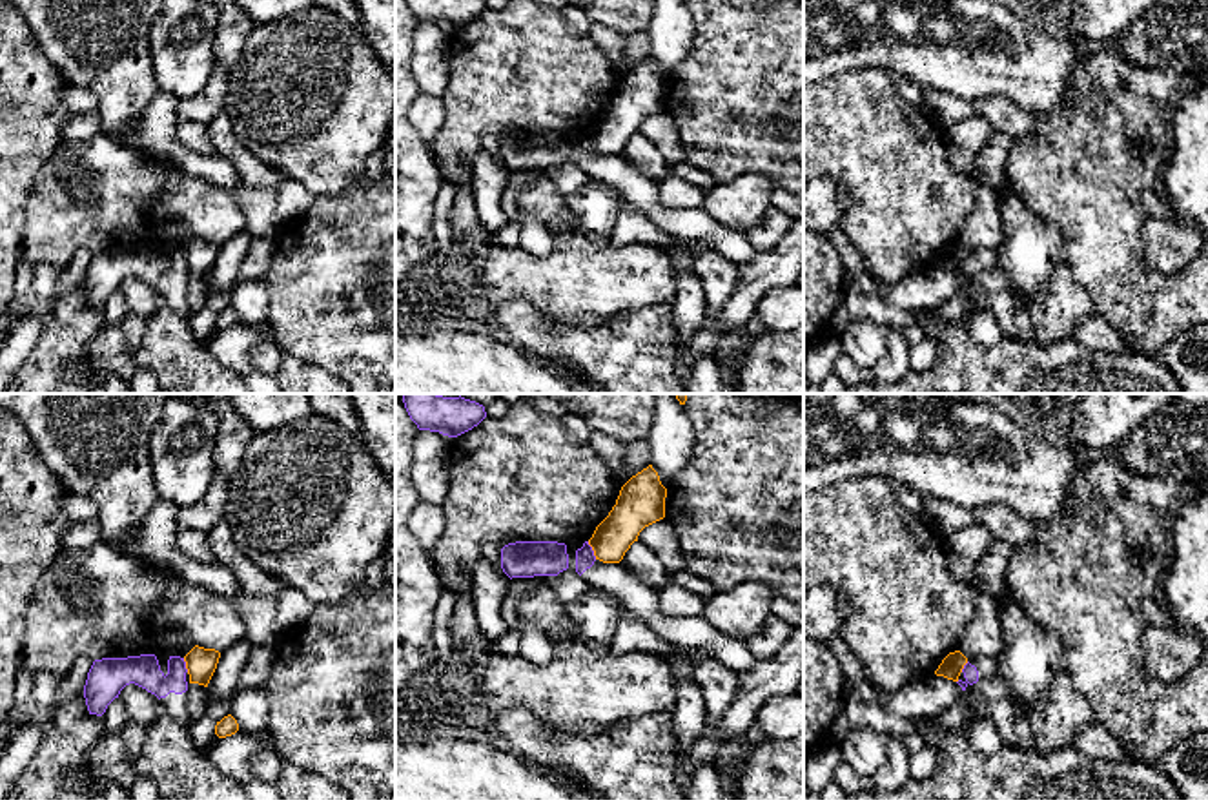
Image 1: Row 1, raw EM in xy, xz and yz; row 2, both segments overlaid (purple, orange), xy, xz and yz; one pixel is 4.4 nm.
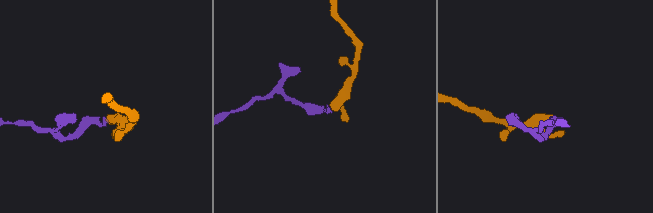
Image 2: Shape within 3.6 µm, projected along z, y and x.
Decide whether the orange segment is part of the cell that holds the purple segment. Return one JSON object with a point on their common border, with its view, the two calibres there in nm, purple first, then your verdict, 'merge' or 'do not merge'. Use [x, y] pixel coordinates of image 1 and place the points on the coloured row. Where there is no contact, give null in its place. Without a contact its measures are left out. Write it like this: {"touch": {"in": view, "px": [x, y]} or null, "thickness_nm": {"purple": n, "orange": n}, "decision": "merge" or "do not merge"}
{"touch": {"in": "xz", "px": [593, 551]}, "thickness_nm": {"purple": 90, "orange": 170}, "decision": "do not merge"}

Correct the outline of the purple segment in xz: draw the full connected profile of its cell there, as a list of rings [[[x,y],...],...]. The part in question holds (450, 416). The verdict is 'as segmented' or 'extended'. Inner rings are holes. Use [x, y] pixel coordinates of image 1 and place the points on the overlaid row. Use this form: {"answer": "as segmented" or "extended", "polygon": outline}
{"answer": "as segmented", "polygon": [[[403,394],[404,408],[419,430],[457,437],[485,417],[485,406],[465,397],[443,397],[437,394]]]}

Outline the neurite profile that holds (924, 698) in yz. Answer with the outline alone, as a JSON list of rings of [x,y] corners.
[[[933,674],[893,692],[880,692],[882,707],[904,720],[935,718],[957,702],[957,682]]]

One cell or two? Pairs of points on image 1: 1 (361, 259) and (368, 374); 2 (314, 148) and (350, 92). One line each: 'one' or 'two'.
1: one
2: one

